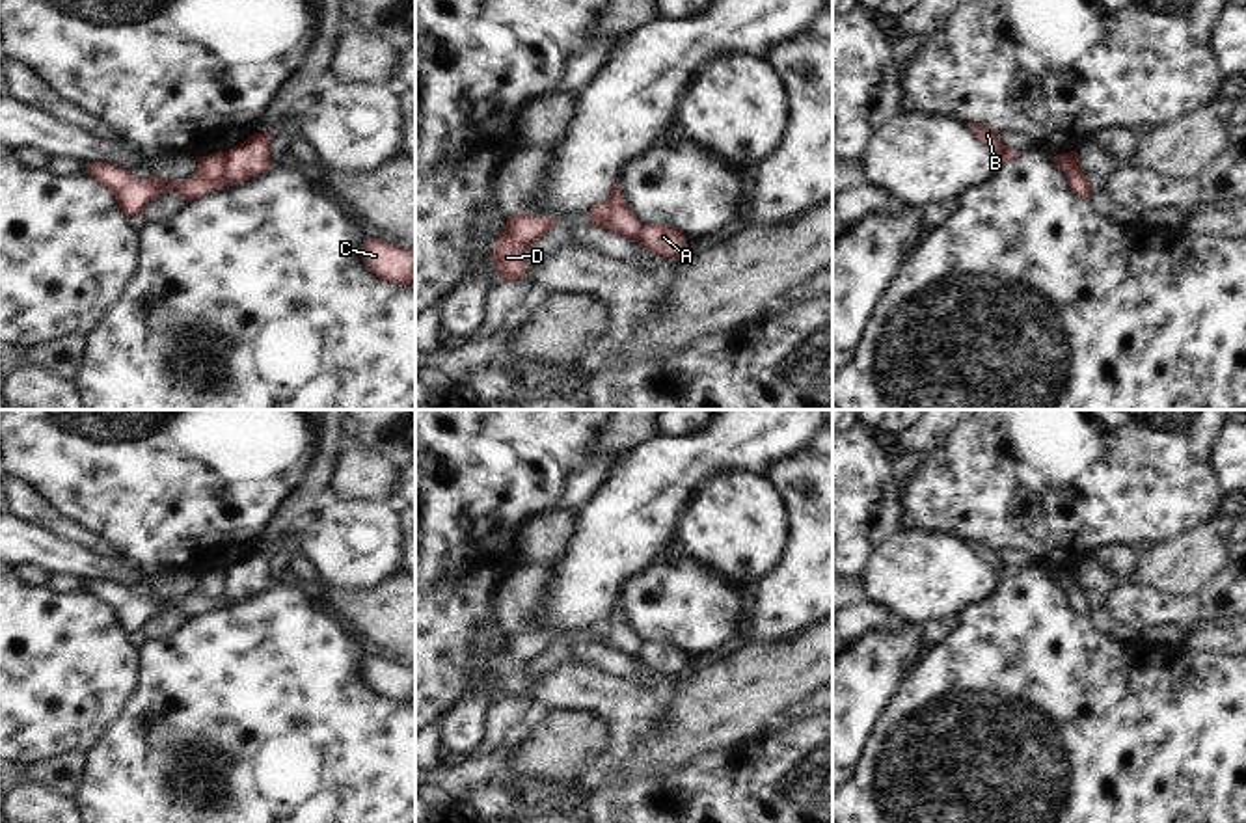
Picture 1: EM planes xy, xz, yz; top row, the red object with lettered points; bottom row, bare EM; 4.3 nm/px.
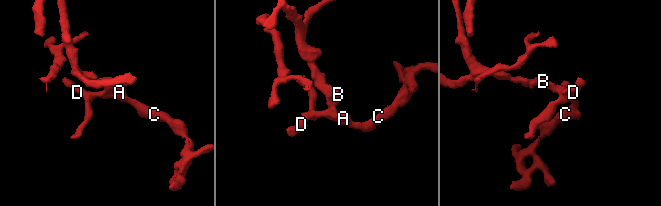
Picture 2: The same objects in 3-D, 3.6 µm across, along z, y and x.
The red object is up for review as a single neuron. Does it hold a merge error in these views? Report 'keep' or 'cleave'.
cleave

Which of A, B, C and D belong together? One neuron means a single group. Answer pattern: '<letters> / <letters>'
A C D / B

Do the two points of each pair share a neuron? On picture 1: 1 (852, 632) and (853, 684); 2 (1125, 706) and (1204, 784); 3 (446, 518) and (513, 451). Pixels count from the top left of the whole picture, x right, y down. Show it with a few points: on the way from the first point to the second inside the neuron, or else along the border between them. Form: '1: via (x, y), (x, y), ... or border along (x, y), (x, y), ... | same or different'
1: border along (893, 626), (868, 630), (852, 645) | different
2: via (1146, 727), (1183, 764) | same
3: via (460, 501), (496, 466) | same

